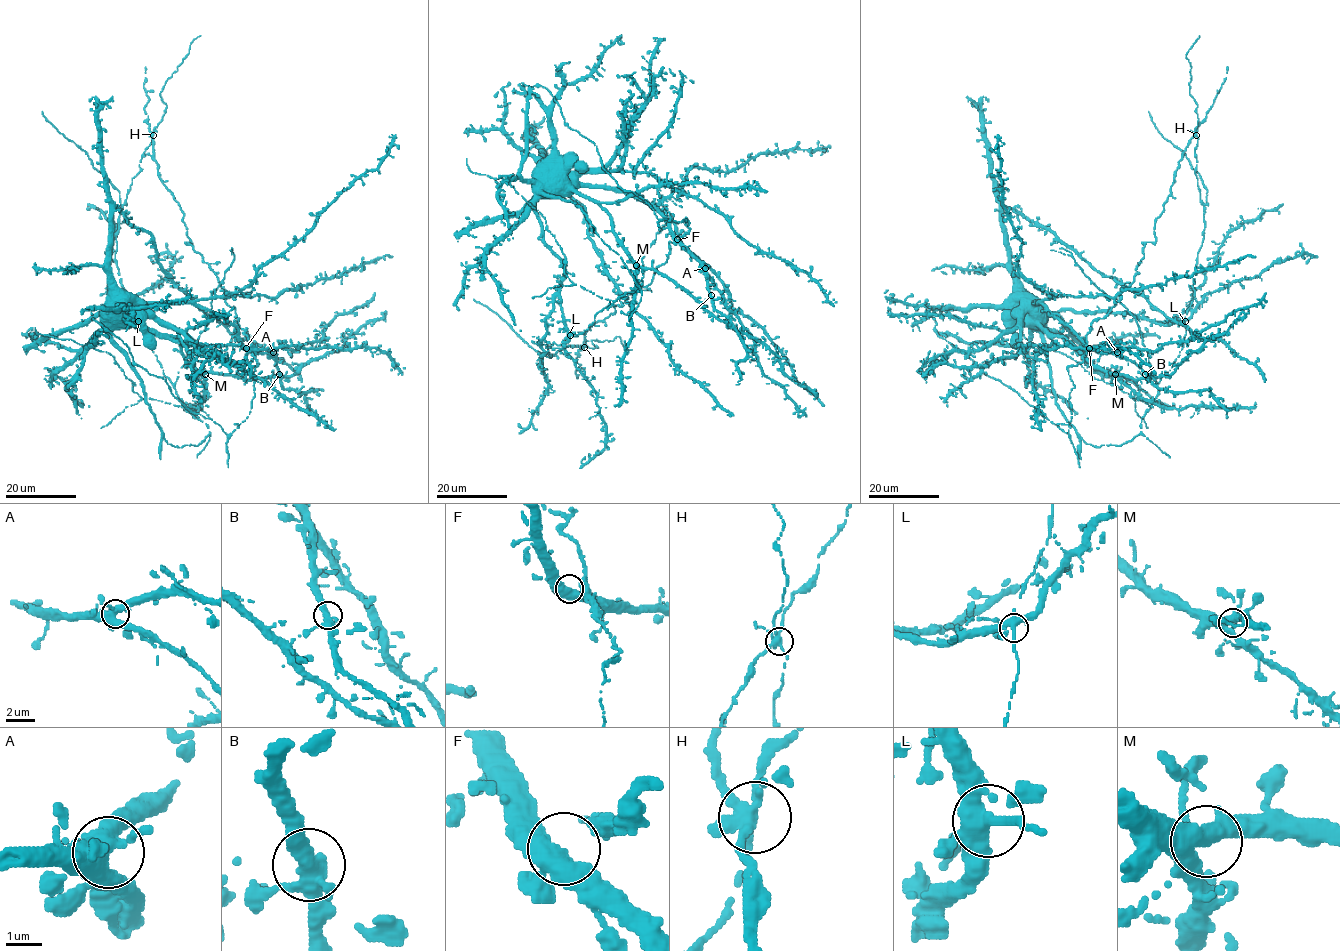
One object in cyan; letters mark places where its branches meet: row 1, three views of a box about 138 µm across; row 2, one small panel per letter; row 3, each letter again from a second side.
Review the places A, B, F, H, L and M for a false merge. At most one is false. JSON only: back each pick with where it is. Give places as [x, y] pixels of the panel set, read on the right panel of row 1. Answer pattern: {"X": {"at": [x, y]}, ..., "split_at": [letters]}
{"split_at": []}

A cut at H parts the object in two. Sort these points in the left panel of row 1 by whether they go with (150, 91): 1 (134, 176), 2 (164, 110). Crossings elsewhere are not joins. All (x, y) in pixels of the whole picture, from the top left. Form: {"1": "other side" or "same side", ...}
{"1": "other side", "2": "other side"}

